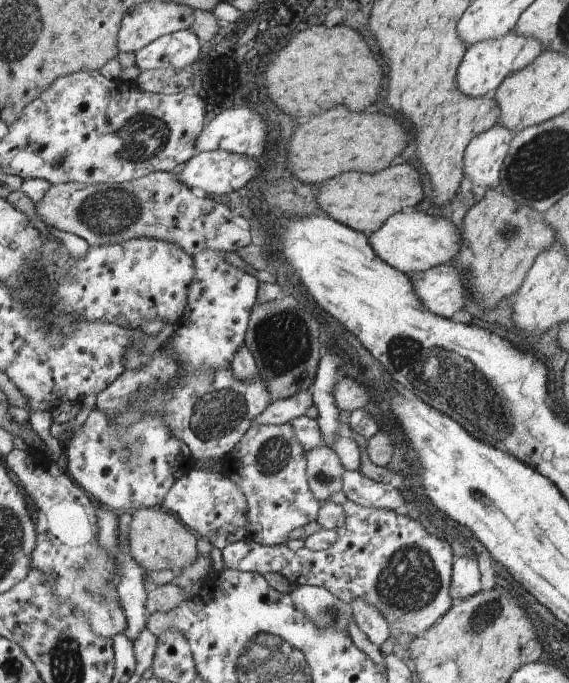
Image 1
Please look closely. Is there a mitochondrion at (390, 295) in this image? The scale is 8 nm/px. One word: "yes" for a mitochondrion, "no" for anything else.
no

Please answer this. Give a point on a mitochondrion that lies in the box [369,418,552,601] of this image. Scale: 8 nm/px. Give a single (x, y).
(480, 498)

